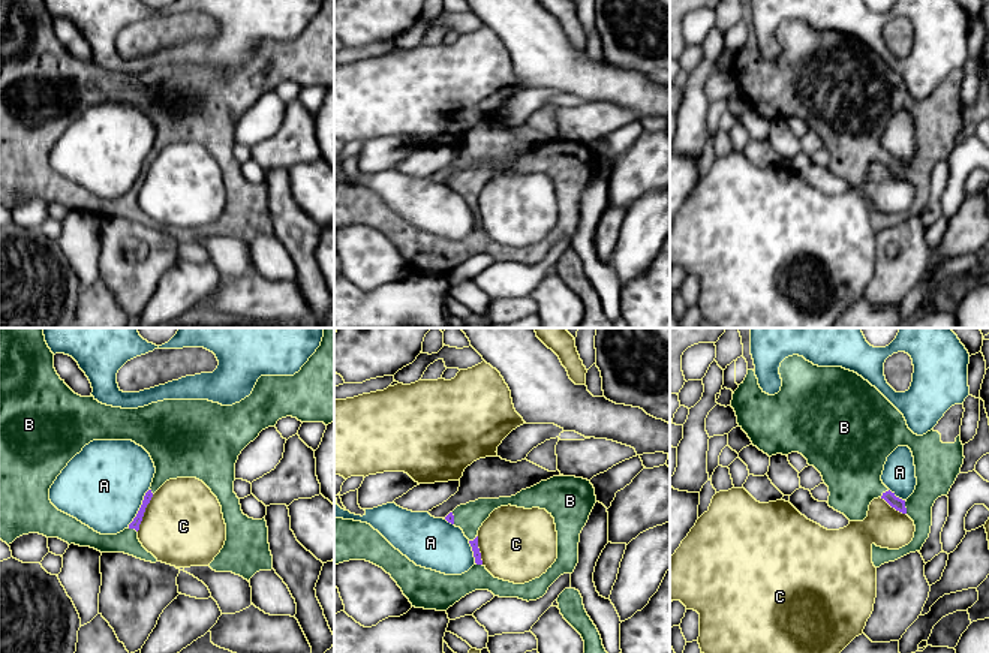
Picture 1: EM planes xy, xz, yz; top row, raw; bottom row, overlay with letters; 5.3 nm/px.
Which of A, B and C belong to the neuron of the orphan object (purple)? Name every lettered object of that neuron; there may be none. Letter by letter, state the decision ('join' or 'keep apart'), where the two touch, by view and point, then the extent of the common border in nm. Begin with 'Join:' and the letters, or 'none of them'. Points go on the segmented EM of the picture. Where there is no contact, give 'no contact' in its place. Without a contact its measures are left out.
Join: B
A: keep apart; meets purple in xy at (140, 508); contact 240 nm long
B: join; meets purple in yz at (905, 508); contact 70 nm long
C: keep apart; meets purple in xy at (144, 511); contact 220 nm long

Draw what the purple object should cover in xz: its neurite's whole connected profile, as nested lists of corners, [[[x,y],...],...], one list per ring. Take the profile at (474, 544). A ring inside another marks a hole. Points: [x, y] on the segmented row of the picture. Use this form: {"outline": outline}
{"outline": [[[553,476],[547,481],[521,490],[511,497],[499,499],[478,499],[466,505],[457,506],[450,512],[445,520],[456,527],[460,527],[474,551],[475,565],[462,575],[445,575],[432,569],[417,566],[399,550],[396,550],[378,530],[370,524],[334,518],[334,566],[349,560],[366,560],[379,568],[382,568],[402,589],[403,595],[409,599],[412,607],[424,610],[447,611],[456,602],[459,602],[466,595],[475,590],[489,590],[499,598],[518,598],[523,601],[536,601],[542,598],[548,587],[563,574],[572,574],[578,563],[578,542],[580,533],[586,526],[589,515],[596,503],[595,488],[590,481],[575,476]],[[500,506],[517,506],[524,509],[539,508],[545,509],[553,518],[557,532],[557,559],[556,562],[542,574],[524,584],[514,584],[494,578],[483,565],[481,553],[478,548],[478,530],[483,523],[490,517],[490,514]]]}

